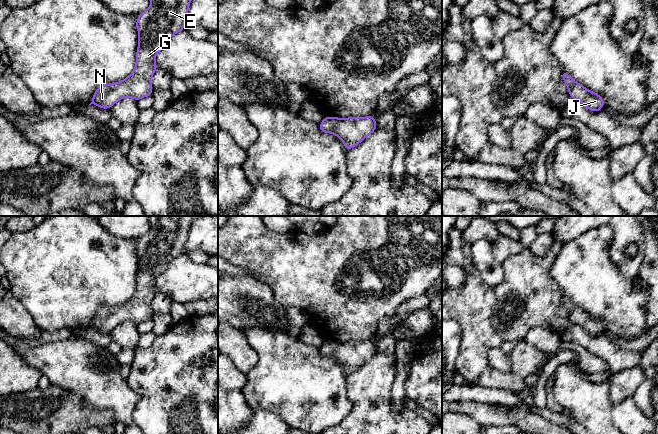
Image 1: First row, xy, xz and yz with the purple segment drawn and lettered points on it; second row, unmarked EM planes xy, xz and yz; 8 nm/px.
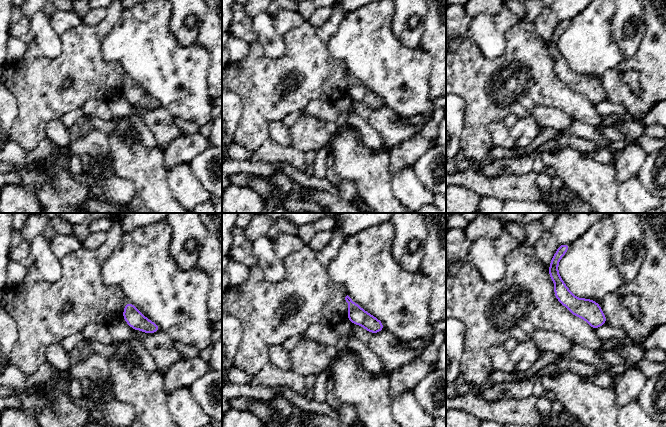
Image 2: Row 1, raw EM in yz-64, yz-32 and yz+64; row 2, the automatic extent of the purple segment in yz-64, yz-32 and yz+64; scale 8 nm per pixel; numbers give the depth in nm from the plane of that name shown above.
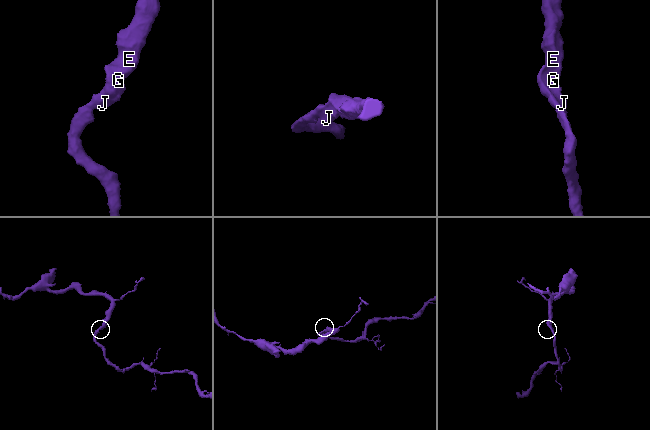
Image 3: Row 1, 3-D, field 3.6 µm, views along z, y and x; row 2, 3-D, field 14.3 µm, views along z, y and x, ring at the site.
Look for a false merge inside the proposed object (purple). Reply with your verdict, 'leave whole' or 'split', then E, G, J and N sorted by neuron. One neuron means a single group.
leave whole; groups E G J N

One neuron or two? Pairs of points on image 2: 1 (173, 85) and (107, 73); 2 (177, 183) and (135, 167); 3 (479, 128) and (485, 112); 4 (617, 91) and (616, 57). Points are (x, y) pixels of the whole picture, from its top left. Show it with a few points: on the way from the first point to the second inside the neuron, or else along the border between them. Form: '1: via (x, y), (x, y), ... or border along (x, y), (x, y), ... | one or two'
1: border along (109, 61), (117, 61), (127, 76) | two
2: border along (167, 171), (169, 190), (178, 201) | two
3: via (479, 124), (481, 116) | one
4: border along (626, 59), (615, 67), (609, 68), (599, 80) | two

